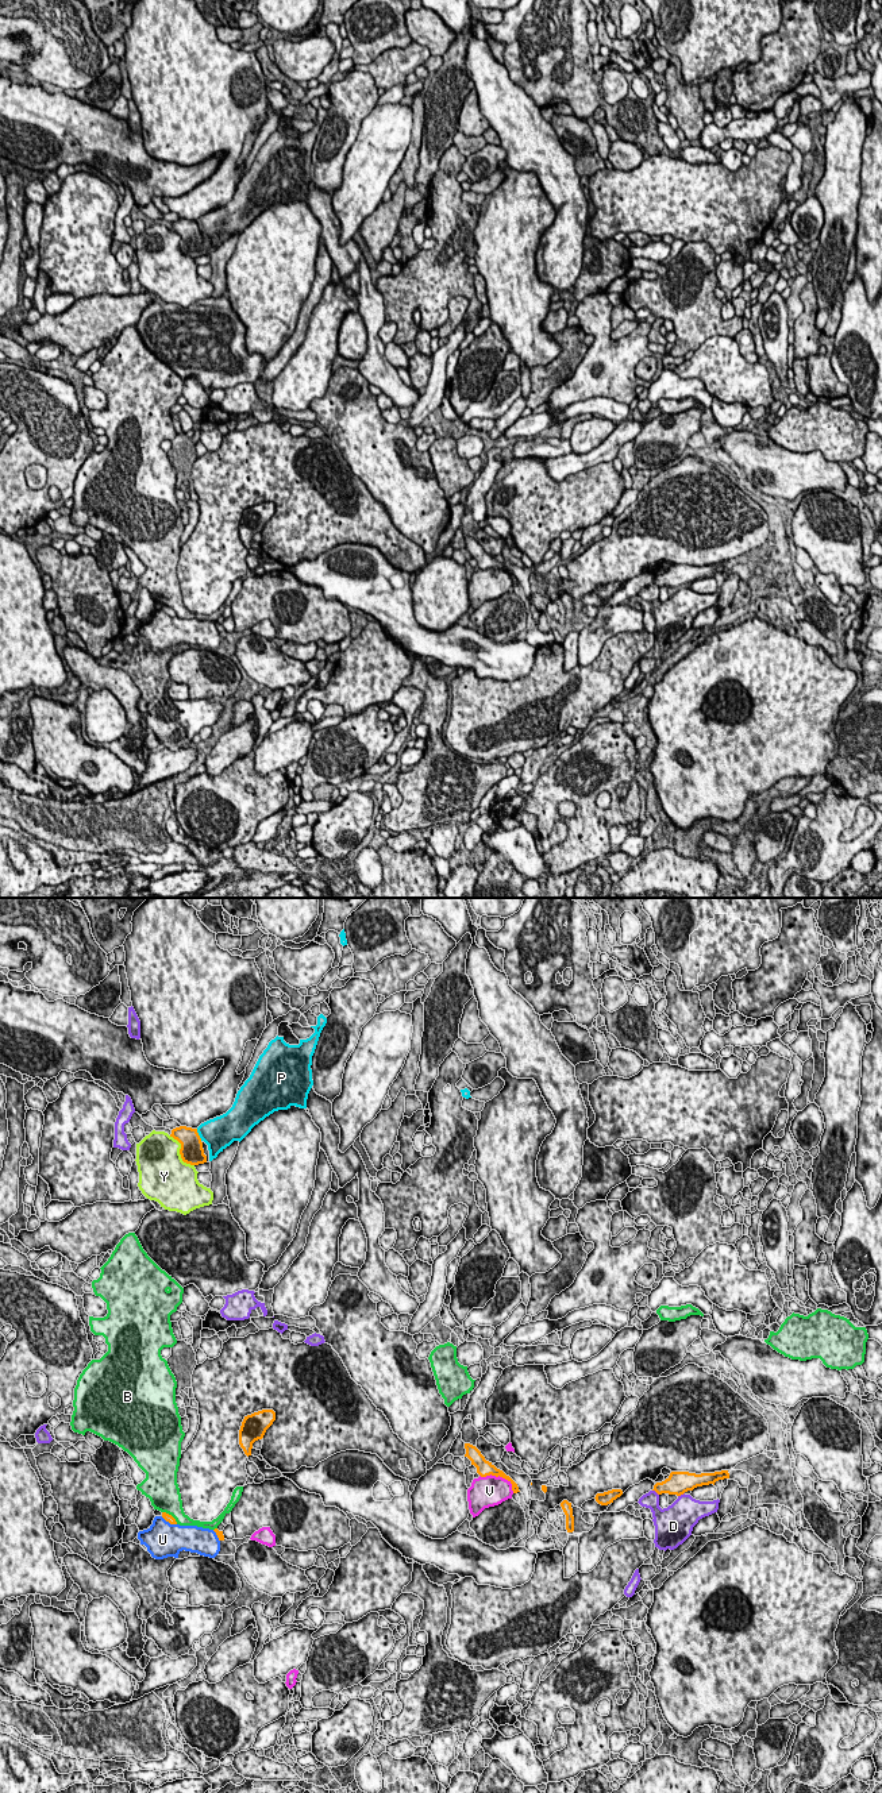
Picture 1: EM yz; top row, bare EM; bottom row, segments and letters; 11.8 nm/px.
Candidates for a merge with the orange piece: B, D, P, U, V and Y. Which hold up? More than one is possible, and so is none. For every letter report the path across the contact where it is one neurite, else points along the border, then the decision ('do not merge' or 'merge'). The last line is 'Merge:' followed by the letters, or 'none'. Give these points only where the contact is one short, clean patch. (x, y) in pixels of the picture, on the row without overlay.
B: do not merge
D: do not merge
P: merge
U: do not merge
V: do not merge
Y: do not merge
Merge: P

